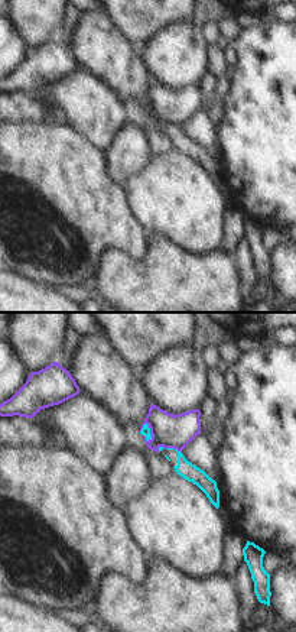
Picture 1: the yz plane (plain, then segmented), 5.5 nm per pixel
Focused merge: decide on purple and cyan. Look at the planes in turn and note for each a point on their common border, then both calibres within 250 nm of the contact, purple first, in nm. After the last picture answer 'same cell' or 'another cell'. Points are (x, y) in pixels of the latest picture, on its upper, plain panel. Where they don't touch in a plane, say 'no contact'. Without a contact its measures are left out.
(173, 123) | 190/100 nm

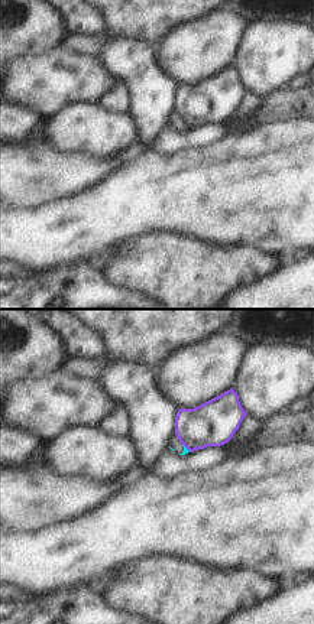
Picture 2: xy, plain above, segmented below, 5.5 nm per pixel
(187, 124) | 260/30 nm

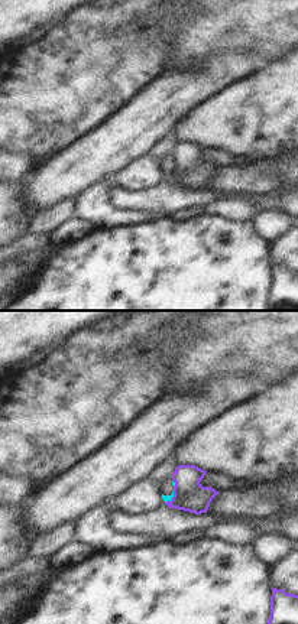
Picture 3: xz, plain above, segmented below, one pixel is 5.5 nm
(172, 175) | 180/30 nm

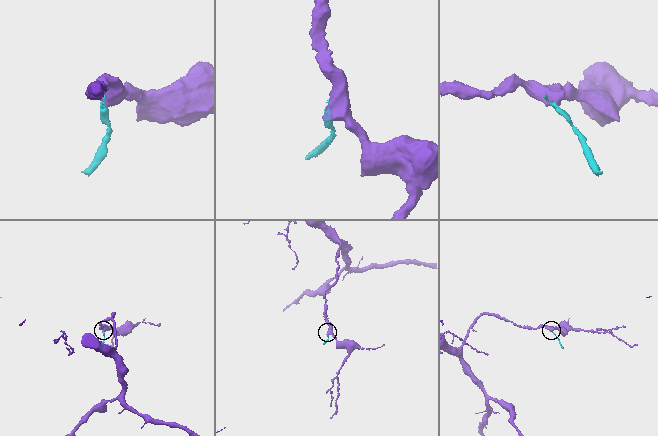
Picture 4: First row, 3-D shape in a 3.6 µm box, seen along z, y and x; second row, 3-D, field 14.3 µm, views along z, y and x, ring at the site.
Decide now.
another cell

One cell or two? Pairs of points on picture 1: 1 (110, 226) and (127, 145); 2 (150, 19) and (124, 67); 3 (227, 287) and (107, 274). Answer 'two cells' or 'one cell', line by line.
1: two cells
2: two cells
3: one cell

